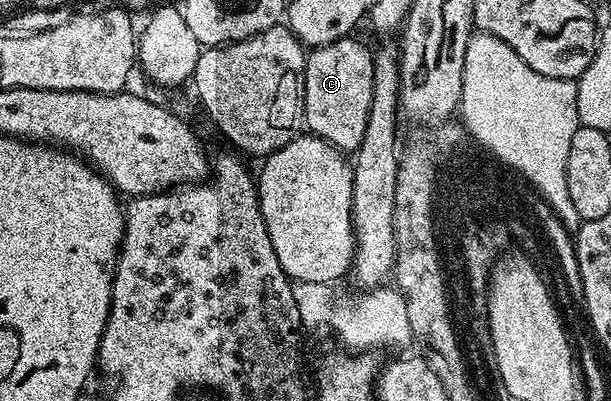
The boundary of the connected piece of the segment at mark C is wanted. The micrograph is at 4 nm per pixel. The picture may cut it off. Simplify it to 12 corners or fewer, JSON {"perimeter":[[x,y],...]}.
{"perimeter":[[356,37],[304,61],[304,127],[345,153],[366,133],[373,52]]}

